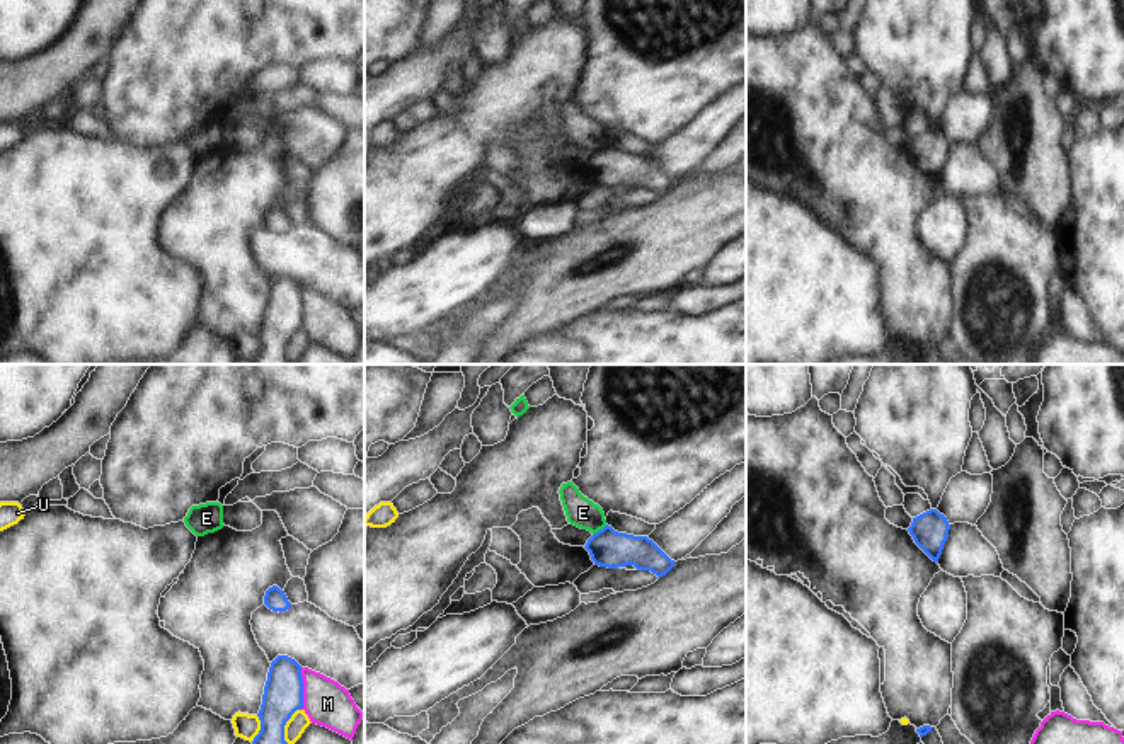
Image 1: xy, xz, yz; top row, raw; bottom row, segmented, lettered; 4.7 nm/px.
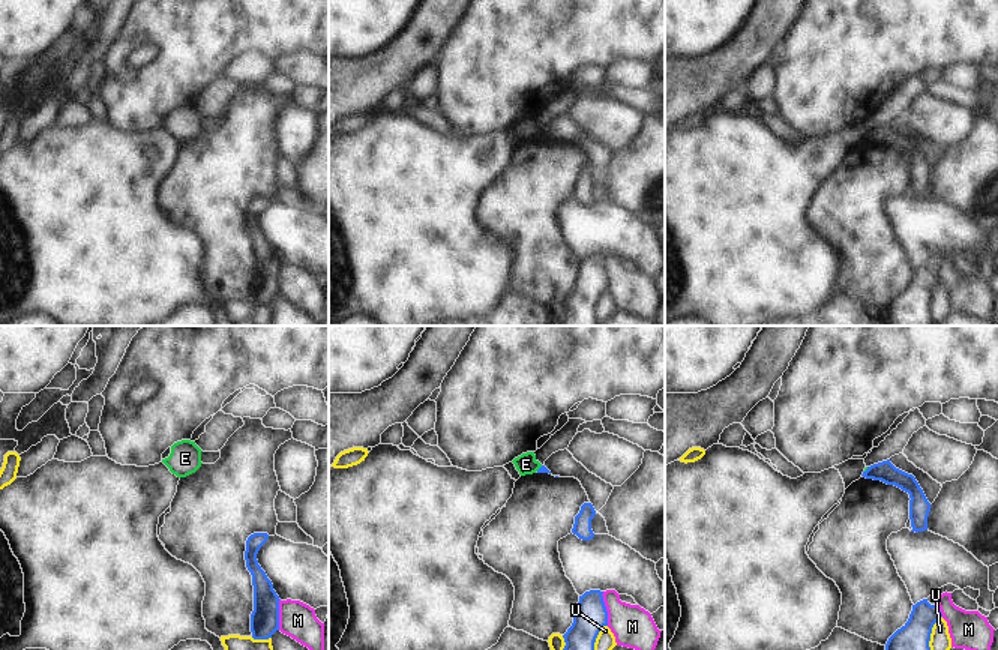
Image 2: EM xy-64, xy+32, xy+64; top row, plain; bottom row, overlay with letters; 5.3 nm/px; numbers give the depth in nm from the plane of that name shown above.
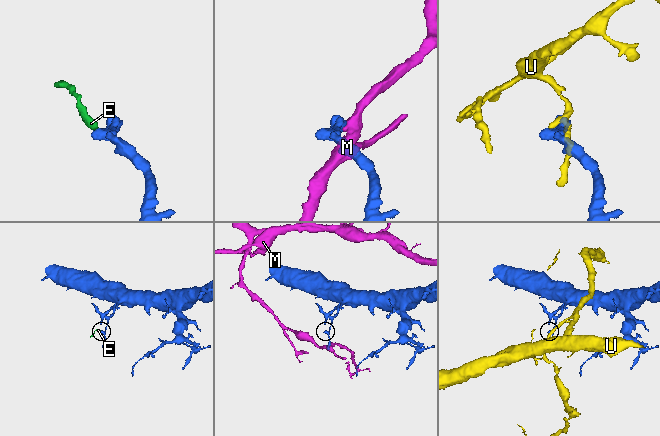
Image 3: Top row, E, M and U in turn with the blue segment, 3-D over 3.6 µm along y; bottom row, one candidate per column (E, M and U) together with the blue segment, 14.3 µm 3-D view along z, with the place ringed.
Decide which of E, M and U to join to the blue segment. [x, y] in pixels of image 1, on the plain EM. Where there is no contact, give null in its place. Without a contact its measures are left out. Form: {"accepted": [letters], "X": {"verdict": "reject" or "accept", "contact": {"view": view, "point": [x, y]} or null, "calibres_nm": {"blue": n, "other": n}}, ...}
{"accepted": [], "E": {"verdict": "reject", "contact": {"view": "xz", "point": [600, 148]}, "calibres_nm": {"blue": 180, "other": 140}}, "M": {"verdict": "reject", "contact": {"view": "xy", "point": [302, 307]}, "calibres_nm": {"blue": 190, "other": 220}}, "U": {"verdict": "reject", "contact": {"view": "xy", "point": [285, 343]}, "calibres_nm": {"blue": 190, "other": 90}}}

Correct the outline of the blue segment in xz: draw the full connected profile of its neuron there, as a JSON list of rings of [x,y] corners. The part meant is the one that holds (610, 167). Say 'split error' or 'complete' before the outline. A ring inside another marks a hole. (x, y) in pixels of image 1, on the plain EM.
complete | [[[608,143],[594,152],[584,167],[599,186],[634,184],[637,189],[651,189],[657,196],[666,194],[674,186],[674,179],[647,155],[618,152]]]

